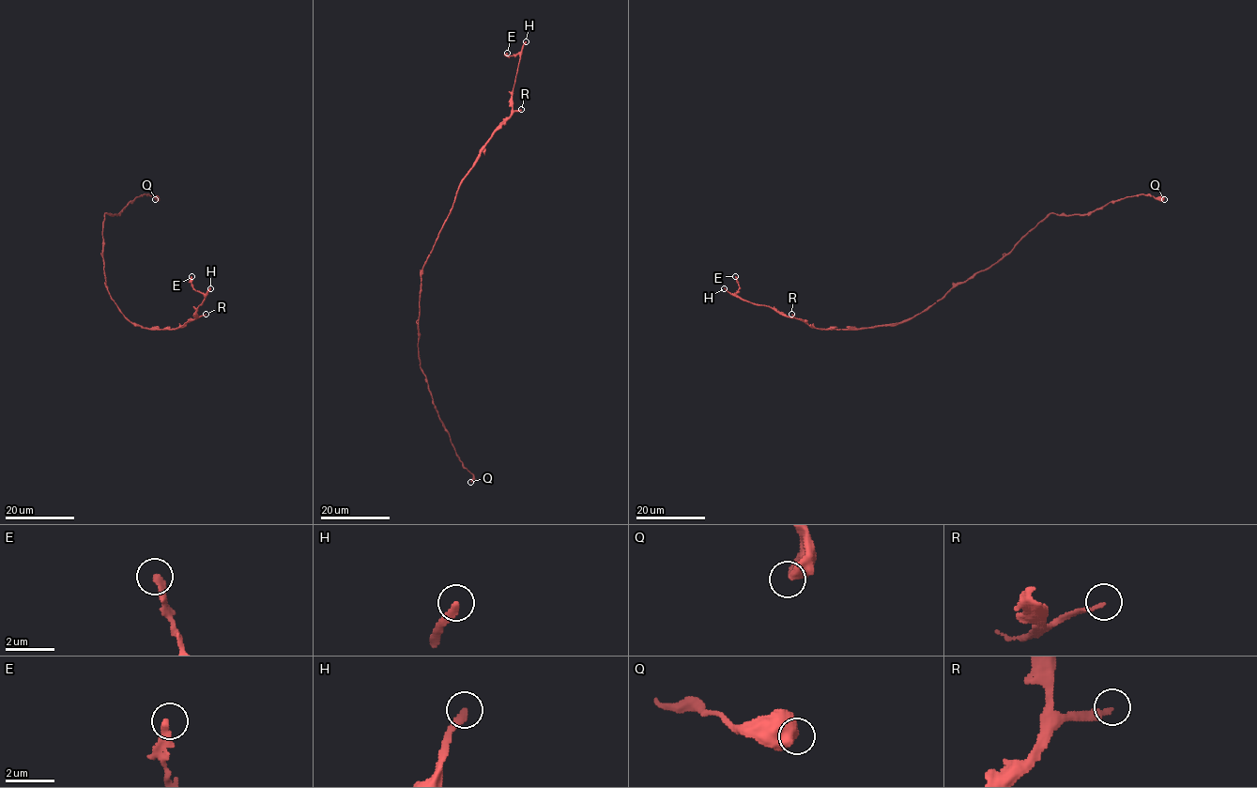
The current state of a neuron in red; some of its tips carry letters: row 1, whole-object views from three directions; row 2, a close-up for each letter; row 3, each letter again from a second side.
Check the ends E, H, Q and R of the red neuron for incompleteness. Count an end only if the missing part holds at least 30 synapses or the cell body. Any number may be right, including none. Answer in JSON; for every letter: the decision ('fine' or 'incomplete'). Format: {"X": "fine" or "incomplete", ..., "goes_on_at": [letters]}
{"E": "fine", "H": "fine", "Q": "fine", "R": "incomplete", "goes_on_at": ["R"]}

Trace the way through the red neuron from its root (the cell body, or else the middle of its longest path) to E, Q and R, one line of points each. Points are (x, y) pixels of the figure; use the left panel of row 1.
E: (111, 298), (133, 323), (178, 328), (196, 317), (204, 300), (192, 287), (191, 276)
Q: (111, 298), (105, 285), (102, 254), (104, 216), (106, 213), (117, 215), (144, 194), (158, 197), (155, 199)
R: (111, 298), (129, 321), (141, 327), (176, 329), (206, 314)

